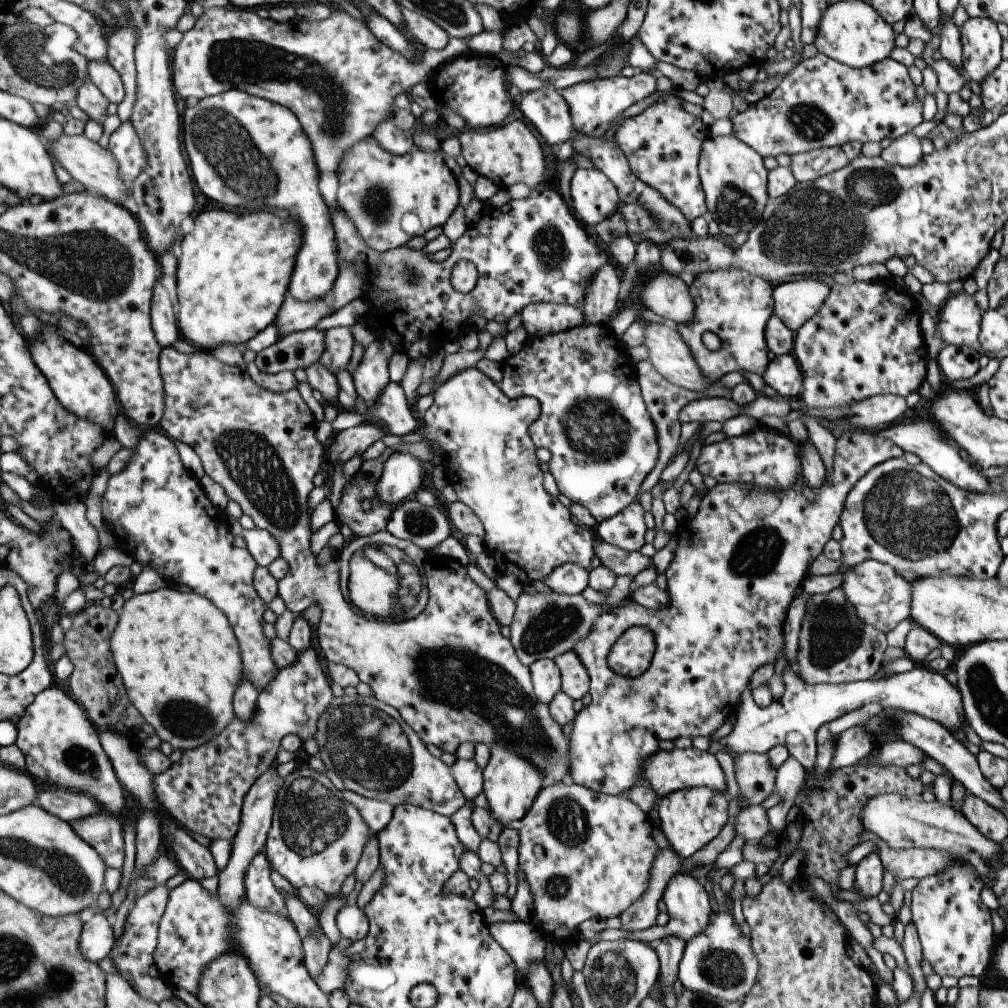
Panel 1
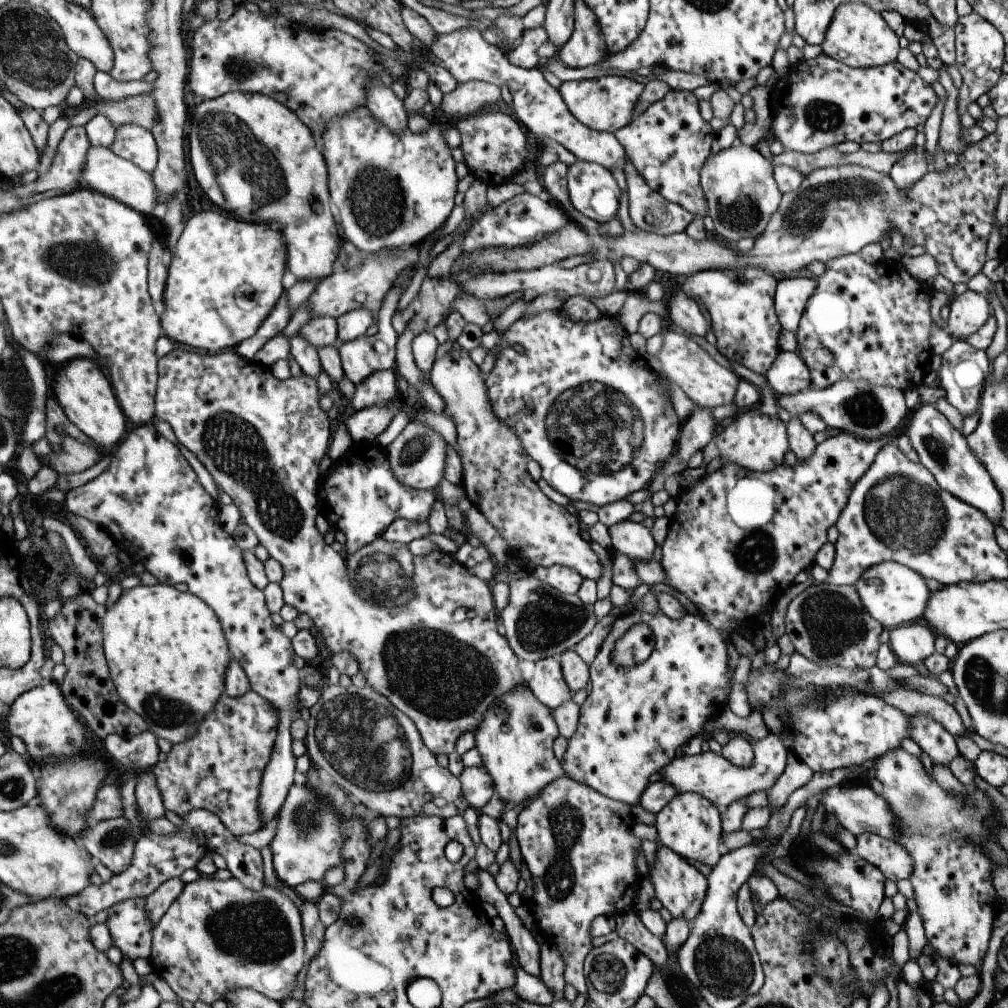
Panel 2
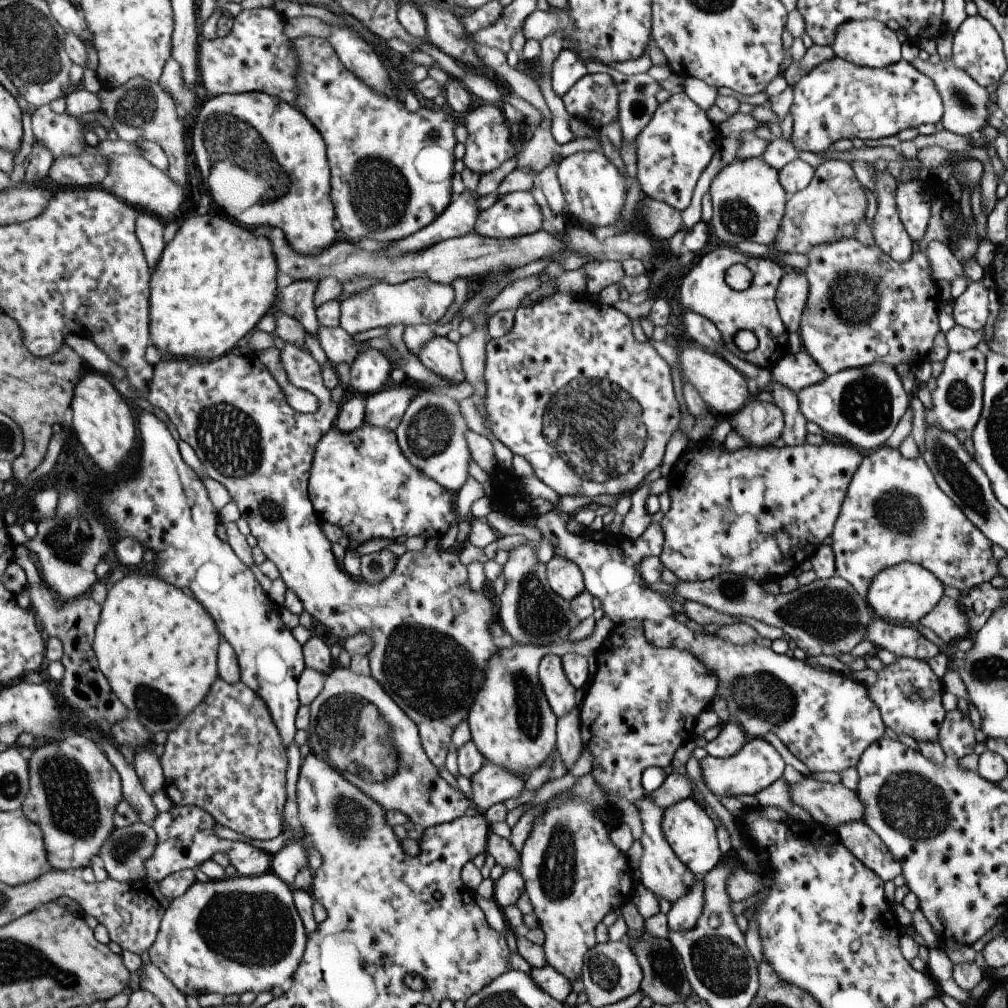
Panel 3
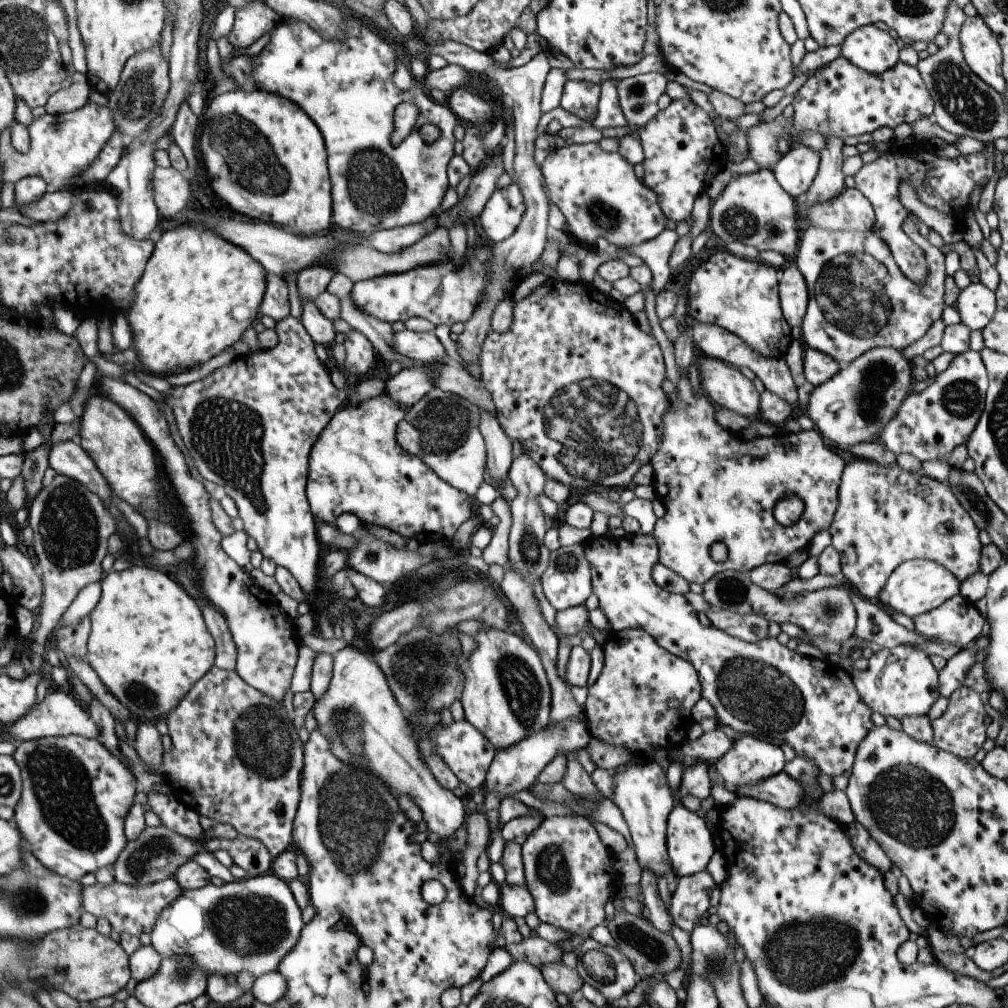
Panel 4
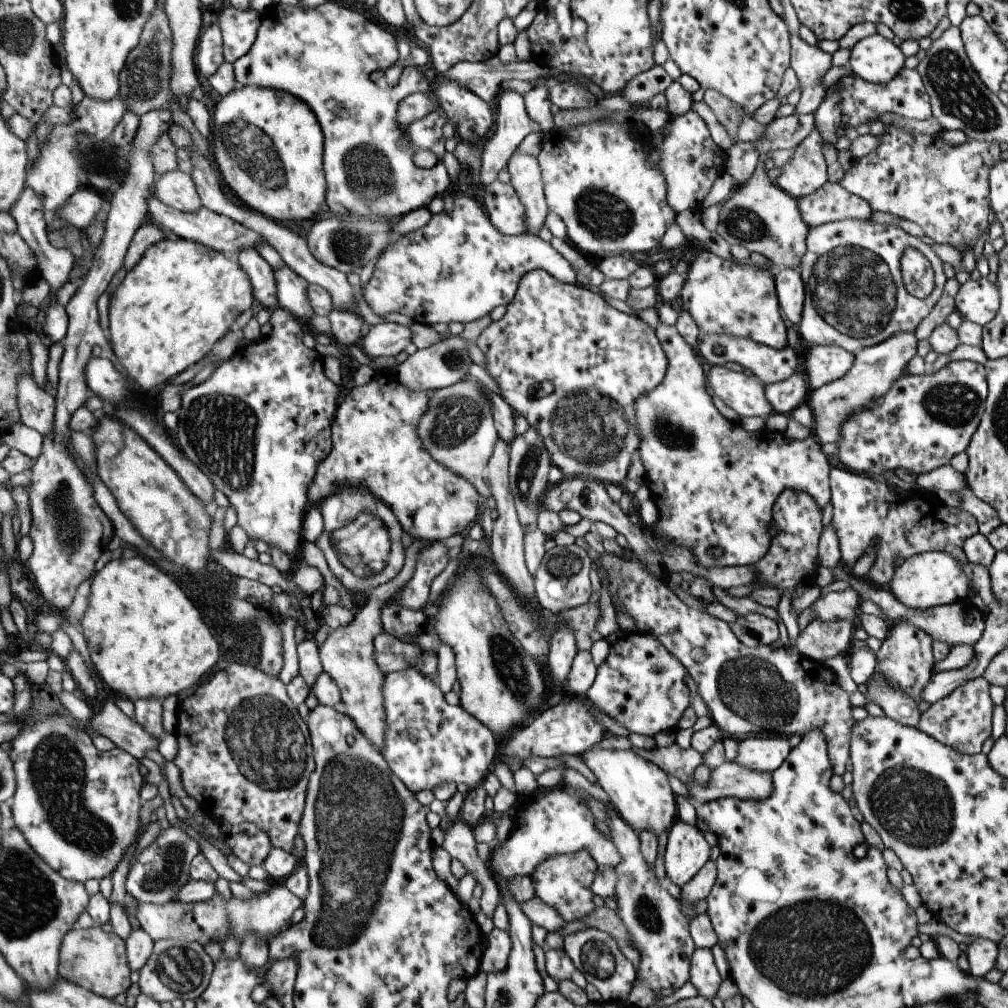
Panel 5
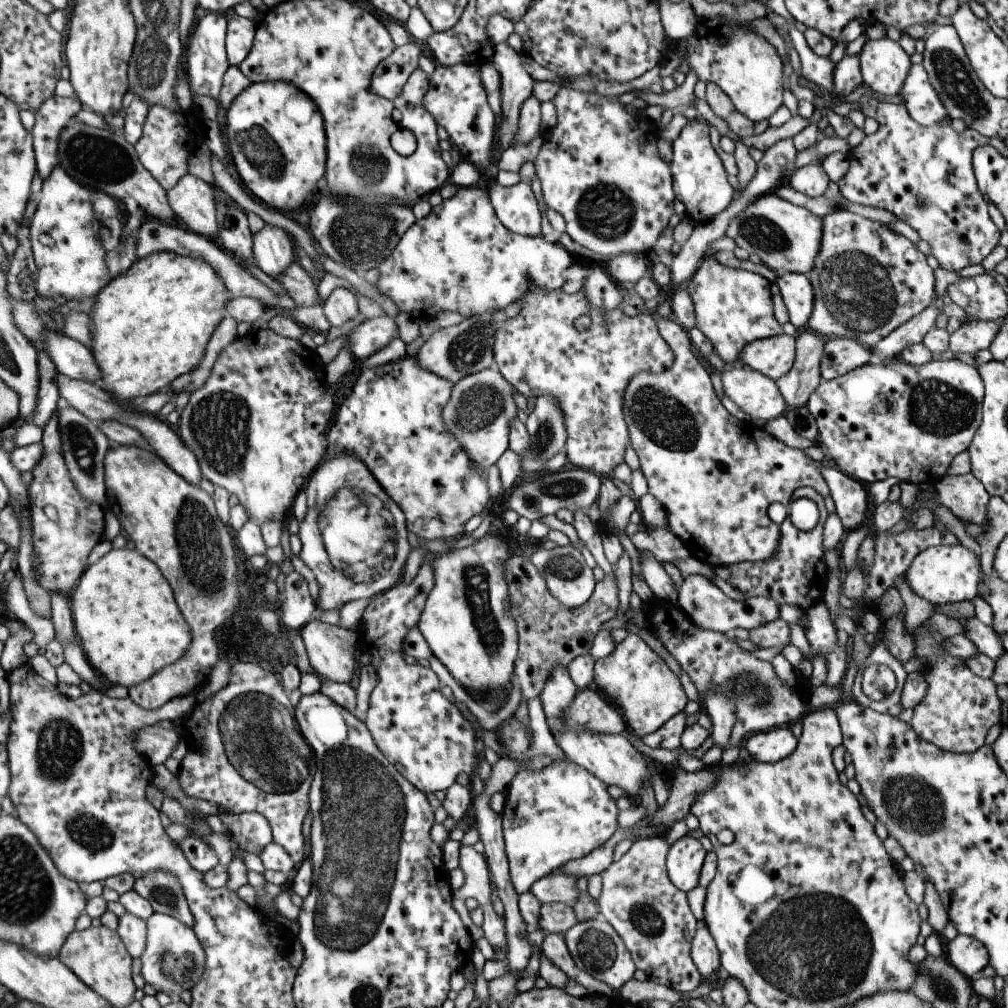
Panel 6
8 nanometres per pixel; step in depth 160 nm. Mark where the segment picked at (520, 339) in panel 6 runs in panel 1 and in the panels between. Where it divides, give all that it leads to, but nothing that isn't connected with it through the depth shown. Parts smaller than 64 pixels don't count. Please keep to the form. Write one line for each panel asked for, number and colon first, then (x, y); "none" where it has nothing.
1: (593, 422)
2: (586, 407)
3: (568, 388)
4: (575, 381)
5: (599, 361)

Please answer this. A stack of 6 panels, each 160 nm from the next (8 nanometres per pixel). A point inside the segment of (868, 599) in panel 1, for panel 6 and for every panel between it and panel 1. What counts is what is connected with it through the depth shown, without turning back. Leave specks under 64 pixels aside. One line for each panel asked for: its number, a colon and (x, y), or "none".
2: (893, 595)
3: (903, 593)
4: (916, 586)
5: (933, 578)
6: (944, 574)

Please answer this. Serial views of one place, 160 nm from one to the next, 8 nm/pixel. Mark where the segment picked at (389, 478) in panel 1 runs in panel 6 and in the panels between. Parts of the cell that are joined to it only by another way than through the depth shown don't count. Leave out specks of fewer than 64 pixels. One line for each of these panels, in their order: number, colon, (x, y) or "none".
2: (415, 457)
3: (430, 434)
4: (441, 429)
5: (456, 429)
6: (479, 408)

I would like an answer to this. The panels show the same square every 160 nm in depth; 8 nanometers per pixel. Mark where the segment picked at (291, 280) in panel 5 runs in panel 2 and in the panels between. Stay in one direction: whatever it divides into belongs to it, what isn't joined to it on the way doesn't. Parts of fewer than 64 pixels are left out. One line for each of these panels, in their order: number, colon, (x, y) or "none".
2: (364, 355)
3: (338, 346)
4: (320, 328)

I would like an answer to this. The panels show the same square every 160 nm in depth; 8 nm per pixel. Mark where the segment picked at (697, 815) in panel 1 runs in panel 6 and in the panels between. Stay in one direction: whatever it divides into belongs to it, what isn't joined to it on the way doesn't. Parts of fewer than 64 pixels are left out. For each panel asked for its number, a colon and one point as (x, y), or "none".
2: (689, 825)
3: (691, 835)
4: (689, 844)
5: (686, 851)
6: (684, 858)

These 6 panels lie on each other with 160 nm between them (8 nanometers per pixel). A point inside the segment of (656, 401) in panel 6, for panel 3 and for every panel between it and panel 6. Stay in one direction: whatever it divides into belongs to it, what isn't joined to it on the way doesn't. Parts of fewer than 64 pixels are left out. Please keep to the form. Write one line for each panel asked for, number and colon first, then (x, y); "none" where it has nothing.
3: (756, 513)
4: (715, 487)
5: (714, 484)

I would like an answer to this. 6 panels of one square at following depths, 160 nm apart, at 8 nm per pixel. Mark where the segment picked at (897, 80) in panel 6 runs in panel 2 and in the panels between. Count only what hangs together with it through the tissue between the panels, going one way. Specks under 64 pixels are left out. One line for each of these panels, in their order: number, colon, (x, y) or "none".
2: (857, 36)
3: (869, 43)
4: (869, 48)
5: (875, 59)

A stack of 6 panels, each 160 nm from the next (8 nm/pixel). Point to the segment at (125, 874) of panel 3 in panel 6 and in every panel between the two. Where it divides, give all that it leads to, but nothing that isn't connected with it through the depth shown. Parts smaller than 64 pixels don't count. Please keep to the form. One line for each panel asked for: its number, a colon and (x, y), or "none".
4: (158, 852)
5: (162, 868)
6: (164, 890)

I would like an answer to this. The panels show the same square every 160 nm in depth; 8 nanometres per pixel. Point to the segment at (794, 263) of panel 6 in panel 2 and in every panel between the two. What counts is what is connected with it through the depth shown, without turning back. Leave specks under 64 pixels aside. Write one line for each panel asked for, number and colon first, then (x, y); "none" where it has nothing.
2: (737, 182)
3: (748, 202)
4: (753, 209)
5: (758, 215)

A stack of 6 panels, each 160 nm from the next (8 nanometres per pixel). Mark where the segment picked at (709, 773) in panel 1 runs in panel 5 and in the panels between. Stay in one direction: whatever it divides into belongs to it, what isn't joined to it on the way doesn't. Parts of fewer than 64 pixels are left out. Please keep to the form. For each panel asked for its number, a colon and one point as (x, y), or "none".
2: (710, 775)
3: (756, 764)
4: (749, 759)
5: (763, 754)

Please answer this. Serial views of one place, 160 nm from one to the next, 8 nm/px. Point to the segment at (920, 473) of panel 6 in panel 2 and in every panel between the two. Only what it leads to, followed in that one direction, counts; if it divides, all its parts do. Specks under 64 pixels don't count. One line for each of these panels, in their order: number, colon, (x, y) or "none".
2: (962, 371)
3: (955, 404)
4: (928, 425)
5: (922, 421)

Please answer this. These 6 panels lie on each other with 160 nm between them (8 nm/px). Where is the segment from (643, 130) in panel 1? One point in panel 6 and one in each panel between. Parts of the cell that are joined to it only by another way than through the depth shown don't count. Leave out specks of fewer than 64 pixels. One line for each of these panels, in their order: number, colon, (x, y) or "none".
2: (667, 144)
3: (674, 147)
4: (681, 151)
5: (689, 160)
6: (698, 181)

